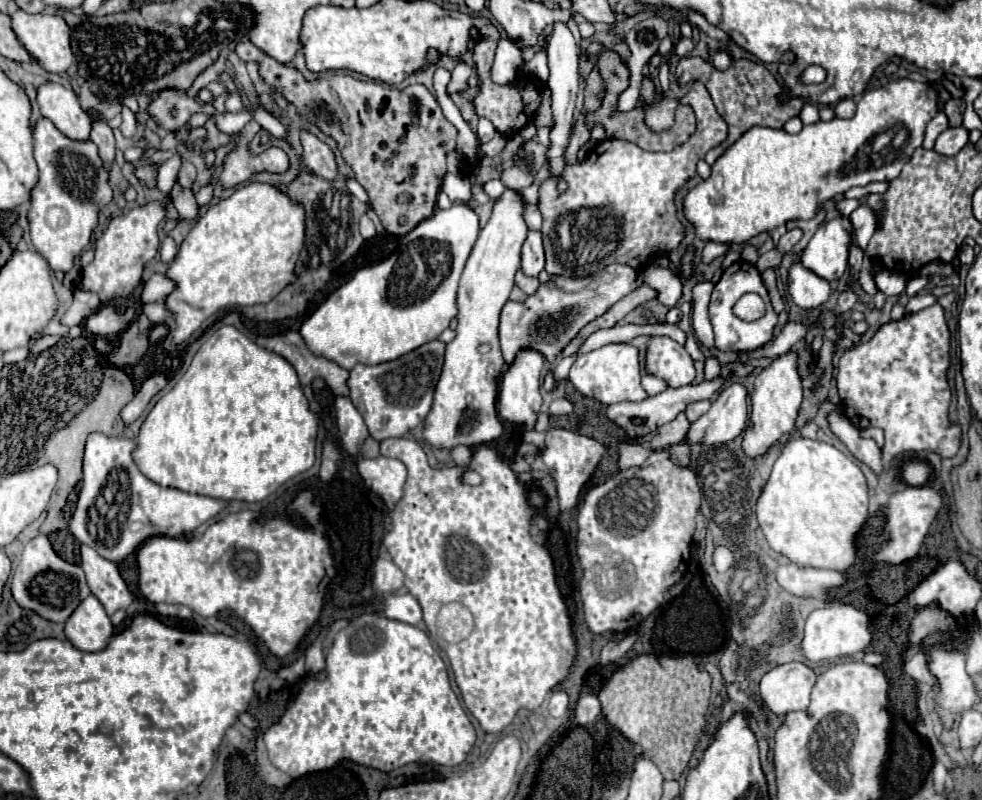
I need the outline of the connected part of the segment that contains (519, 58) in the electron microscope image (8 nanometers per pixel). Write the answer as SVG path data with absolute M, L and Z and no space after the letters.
M500 39L492 65L492 79L506 85L514 79L524 79L524 75L524 45L520 45L518 39Z

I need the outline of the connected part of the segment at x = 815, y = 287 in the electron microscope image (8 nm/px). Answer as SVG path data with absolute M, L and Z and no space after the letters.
M794 263L788 275L788 293L802 309L818 309L830 295L830 283L800 263Z

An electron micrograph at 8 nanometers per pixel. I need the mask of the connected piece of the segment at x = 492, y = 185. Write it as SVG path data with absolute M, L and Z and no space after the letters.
M496 177L496 179L490 179L486 185L484 185L484 191L492 197L492 199L498 199L502 193L504 193L504 183L502 183L502 179L500 177Z

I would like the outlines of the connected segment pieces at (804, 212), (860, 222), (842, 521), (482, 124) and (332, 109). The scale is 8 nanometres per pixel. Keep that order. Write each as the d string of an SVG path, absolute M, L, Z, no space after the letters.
M896 79L880 89L866 91L858 101L858 111L852 119L834 117L828 123L818 121L802 127L796 135L782 129L752 127L712 165L712 175L688 191L684 215L696 227L696 235L704 241L746 243L754 235L784 225L786 221L814 217L824 201L842 195L850 187L864 187L878 181L890 183L910 161L914 149L922 145L926 123L938 113L938 97L940 93L928 83Z
M862 203L858 209L854 209L854 211L852 211L850 221L852 221L854 229L856 229L856 243L864 249L864 247L868 245L868 241L870 241L870 237L872 237L874 229L876 229L874 213L870 211L870 207L868 207L868 205L864 205L864 203Z
M804 437L786 443L784 451L774 463L772 475L766 487L762 489L762 495L756 505L756 519L770 547L776 553L788 557L798 567L818 567L836 571L846 571L848 567L852 567L858 559L856 535L866 527L868 517L868 489L858 465L830 443L812 441Z
M488 119L478 121L478 139L480 141L490 141L494 137L494 125Z
M240 39L236 45L236 55L242 61L252 61L258 65L258 73L274 93L282 95L288 103L296 107L310 125L318 127L324 135L336 141L342 159L352 167L356 181L366 189L370 197L370 211L374 211L382 227L392 235L410 233L420 221L432 217L436 207L436 195L440 191L442 177L446 175L446 155L456 149L456 127L442 115L436 97L424 85L408 85L404 89L390 89L374 81L360 81L350 75L330 75L308 81L298 69L278 63L262 49L258 49L250 39Z

